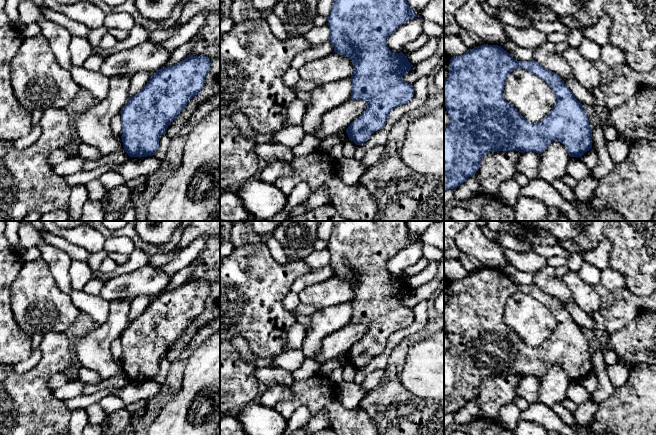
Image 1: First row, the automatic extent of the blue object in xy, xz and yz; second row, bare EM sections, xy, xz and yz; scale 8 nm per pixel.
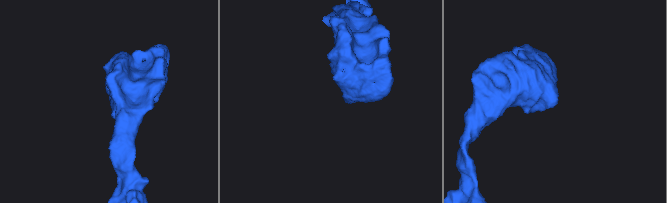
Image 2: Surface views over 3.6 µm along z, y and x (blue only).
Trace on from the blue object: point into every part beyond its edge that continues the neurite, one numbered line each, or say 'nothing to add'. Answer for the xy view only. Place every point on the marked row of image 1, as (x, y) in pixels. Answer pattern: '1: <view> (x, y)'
nothing to add

